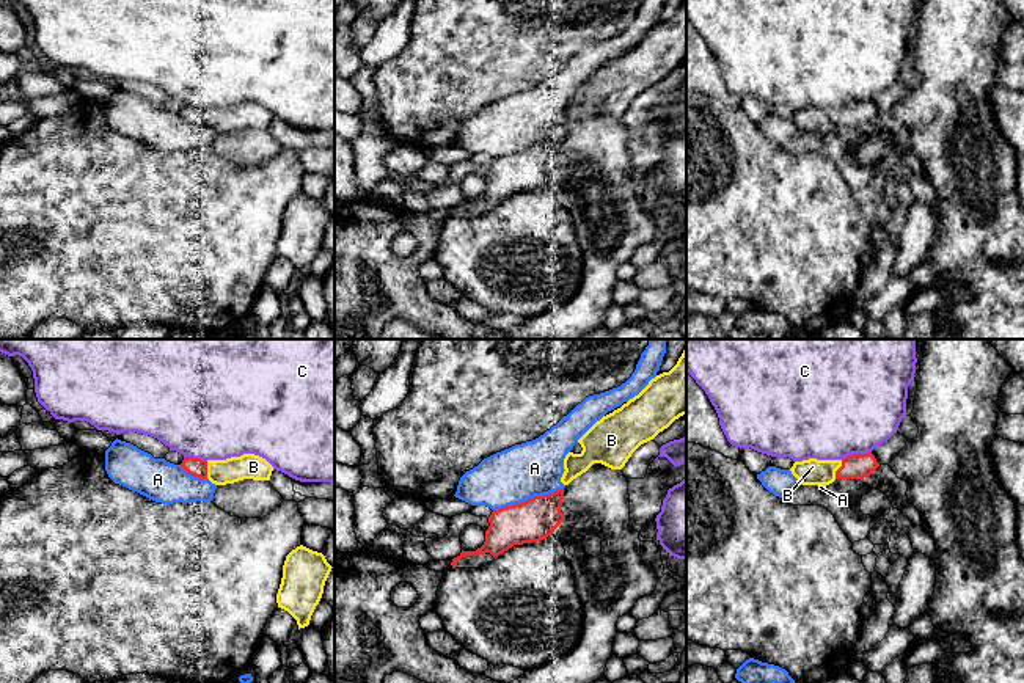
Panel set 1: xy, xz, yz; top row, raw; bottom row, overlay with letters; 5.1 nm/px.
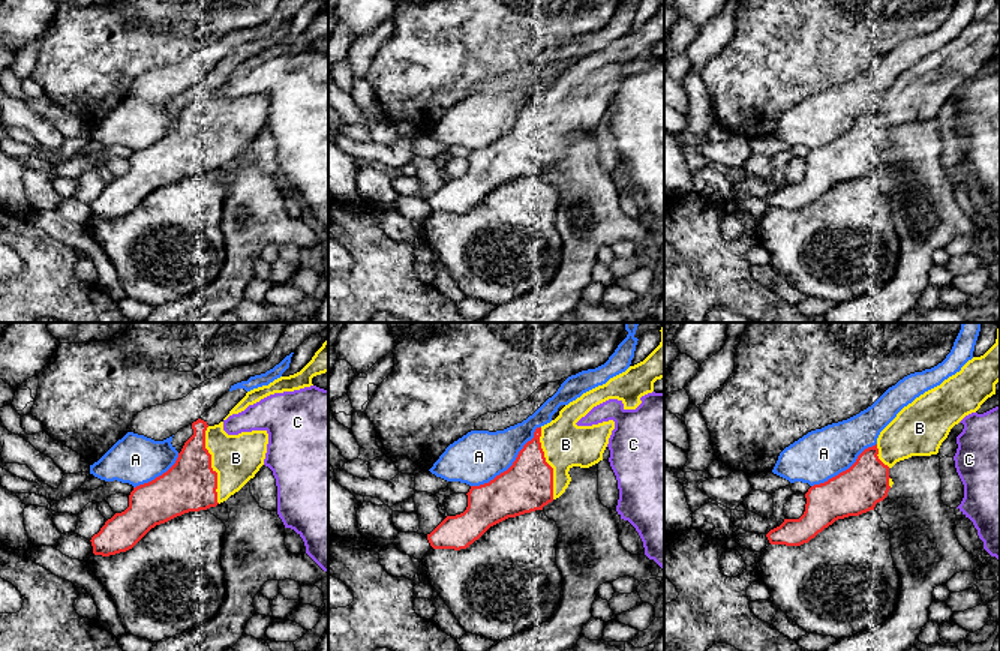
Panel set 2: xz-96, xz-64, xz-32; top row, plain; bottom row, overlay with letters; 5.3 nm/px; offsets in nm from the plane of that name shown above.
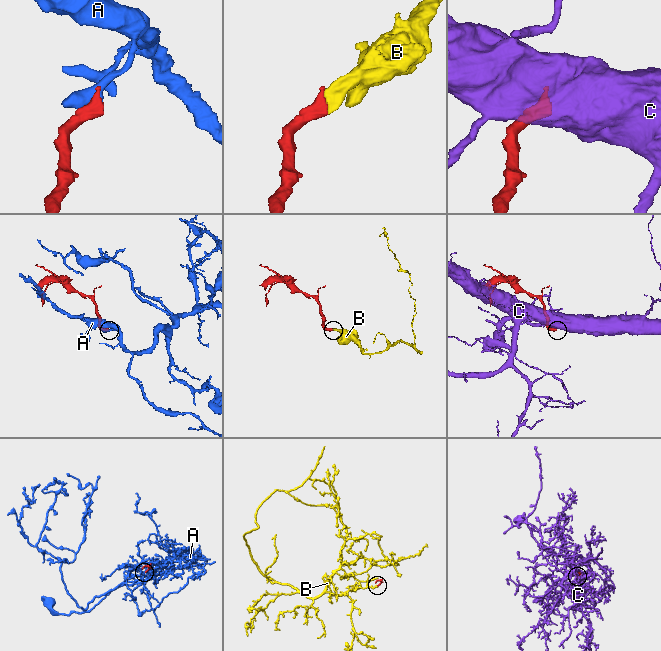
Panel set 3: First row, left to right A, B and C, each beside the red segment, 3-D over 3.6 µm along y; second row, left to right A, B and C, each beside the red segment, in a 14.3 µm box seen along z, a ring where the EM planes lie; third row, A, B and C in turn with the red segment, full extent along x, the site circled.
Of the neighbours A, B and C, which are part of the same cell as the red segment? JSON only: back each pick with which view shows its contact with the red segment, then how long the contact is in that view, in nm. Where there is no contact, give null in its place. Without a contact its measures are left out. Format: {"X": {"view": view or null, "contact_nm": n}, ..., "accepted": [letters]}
{"B": {"view": "xy", "contact_nm": 100}, "accepted": ["B"]}

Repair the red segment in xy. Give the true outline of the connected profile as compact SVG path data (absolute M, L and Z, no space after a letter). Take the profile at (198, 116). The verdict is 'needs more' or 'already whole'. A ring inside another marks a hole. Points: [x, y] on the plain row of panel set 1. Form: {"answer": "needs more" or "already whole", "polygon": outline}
{"answer": "needs more", "polygon": "M254 102L226 108L184 105L181 115L193 126L209 127L215 133L234 132L243 127L270 129L273 119L273 115L265 107Z"}

